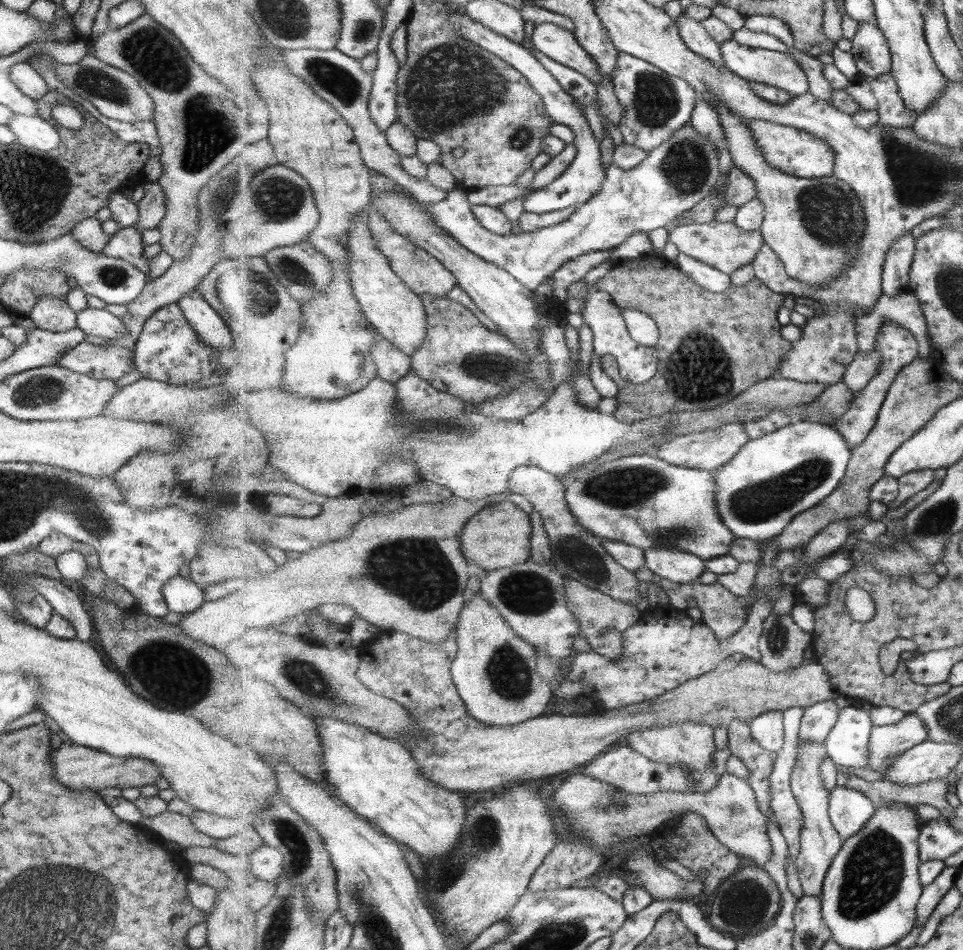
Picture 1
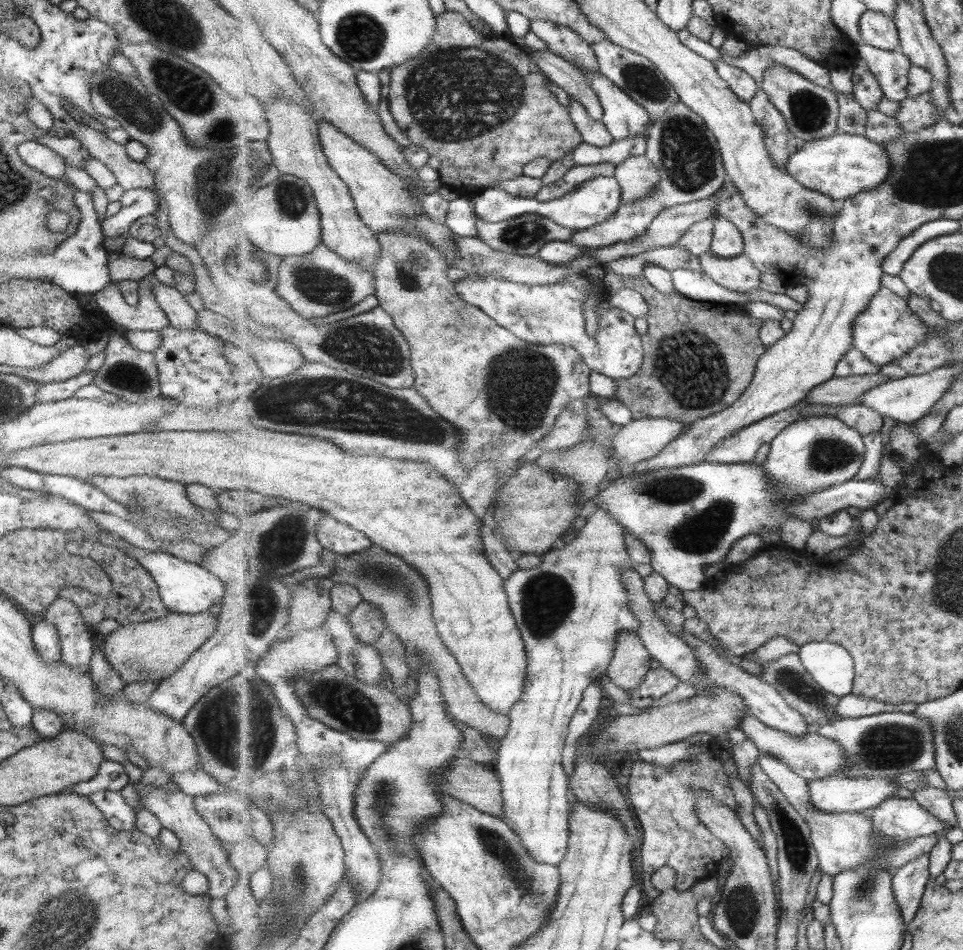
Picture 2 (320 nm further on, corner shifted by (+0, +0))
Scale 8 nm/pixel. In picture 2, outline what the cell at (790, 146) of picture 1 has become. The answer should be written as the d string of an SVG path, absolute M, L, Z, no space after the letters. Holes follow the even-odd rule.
M837 132L827 138L807 140L804 148L790 158L787 171L803 186L845 201L850 196L873 190L887 182L892 172L892 158L882 144L869 140L865 135Z

